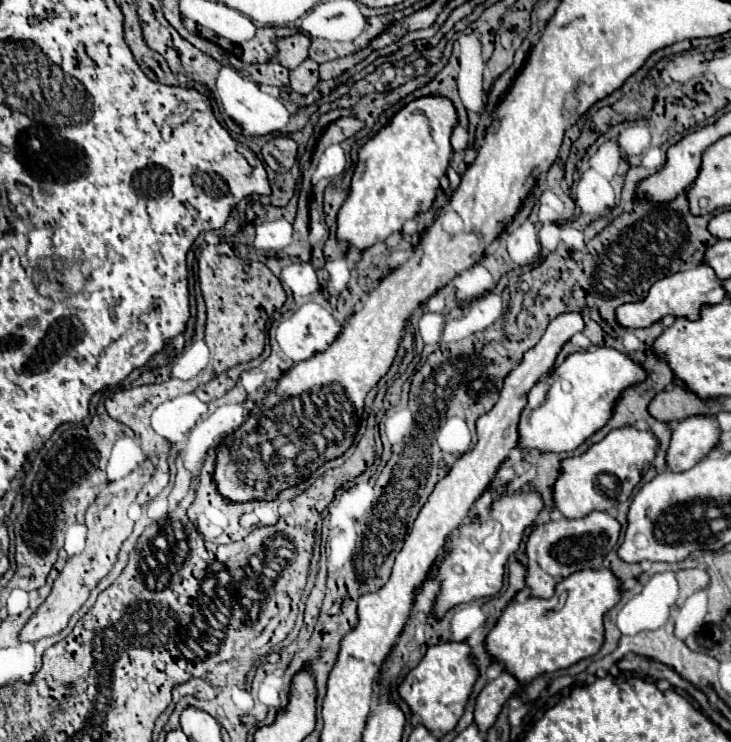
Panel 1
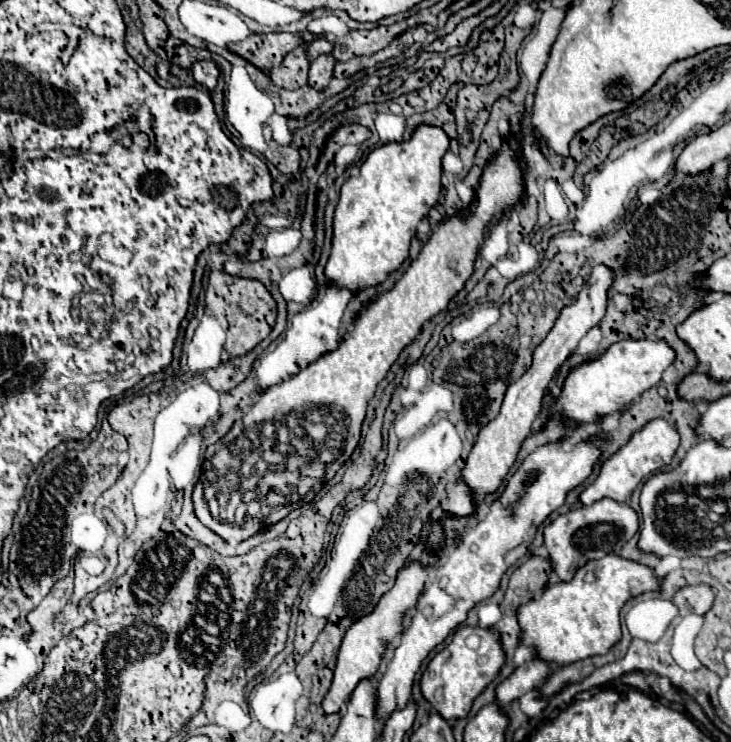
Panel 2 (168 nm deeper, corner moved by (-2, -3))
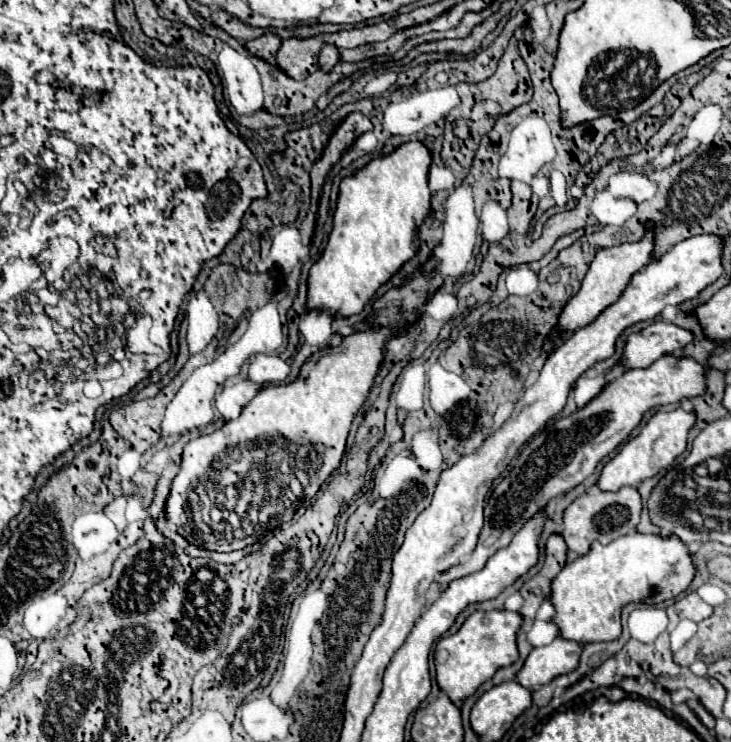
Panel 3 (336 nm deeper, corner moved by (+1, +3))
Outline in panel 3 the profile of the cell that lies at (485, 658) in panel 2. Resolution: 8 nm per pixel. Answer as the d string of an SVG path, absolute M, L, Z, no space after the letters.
M475 610L459 628L459 632L441 638L435 646L435 670L439 688L447 692L453 702L459 702L471 696L483 682L493 678L499 668L517 662L517 632L521 630L521 626L523 616L519 612Z

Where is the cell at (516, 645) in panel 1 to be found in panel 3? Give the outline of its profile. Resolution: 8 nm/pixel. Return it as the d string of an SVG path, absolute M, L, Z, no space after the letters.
M631 532L609 544L595 542L591 546L591 552L587 552L583 556L569 551L565 568L559 572L559 576L551 584L551 602L557 610L553 622L559 626L561 636L567 636L567 640L575 640L579 644L617 640L621 636L623 606L627 606L631 602L655 606L655 604L673 600L689 588L689 584L695 578L695 572L697 572L697 566L693 562L693 556L691 556L687 544L683 540L679 540L679 536L675 536L675 534Z

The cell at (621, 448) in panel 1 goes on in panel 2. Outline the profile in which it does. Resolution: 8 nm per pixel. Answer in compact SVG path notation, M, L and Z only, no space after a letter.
M660 418L648 422L642 430L632 434L628 444L624 444L616 454L612 454L608 460L602 462L596 480L580 494L580 502L584 506L590 506L590 504L594 504L602 498L612 498L616 502L626 502L630 498L630 494L634 492L634 488L648 474L652 474L652 470L660 470L662 466L670 464L678 444L680 444L680 436L678 436L672 422L666 422L666 420L660 420Z

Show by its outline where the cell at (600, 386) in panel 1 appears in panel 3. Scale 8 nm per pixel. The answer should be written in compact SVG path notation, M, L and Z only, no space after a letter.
M657 320L645 330L629 336L621 362L625 368L647 368L659 360L659 356L665 356L667 352L677 354L689 342L693 342L689 330Z

